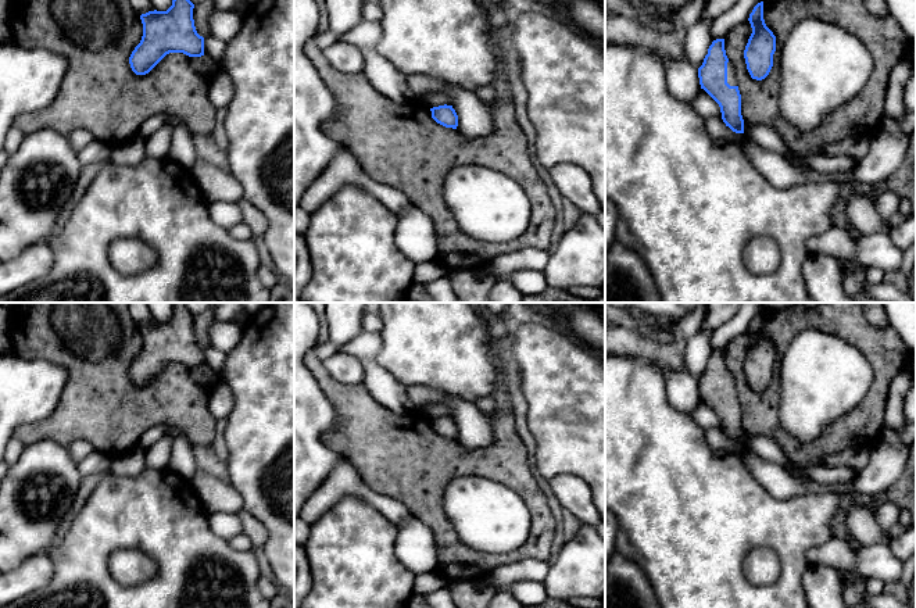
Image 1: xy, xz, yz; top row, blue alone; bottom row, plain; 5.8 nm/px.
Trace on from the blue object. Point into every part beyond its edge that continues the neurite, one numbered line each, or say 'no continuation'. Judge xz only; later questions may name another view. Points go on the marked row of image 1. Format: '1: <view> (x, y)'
no continuation

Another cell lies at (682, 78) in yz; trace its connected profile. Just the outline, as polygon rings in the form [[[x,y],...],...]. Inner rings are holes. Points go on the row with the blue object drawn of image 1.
[[[665,60],[663,72],[669,92],[683,103],[691,103],[701,89],[698,69],[684,60]]]

